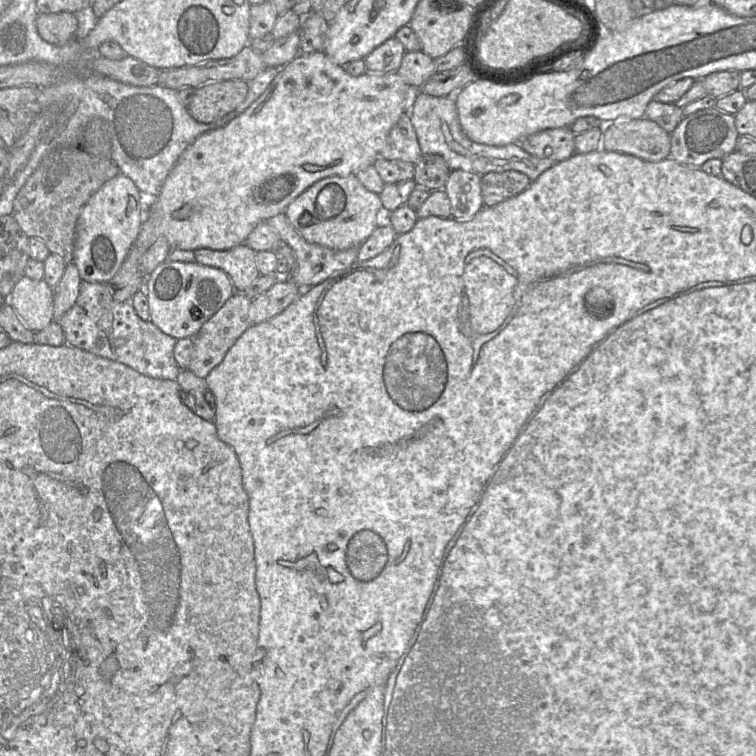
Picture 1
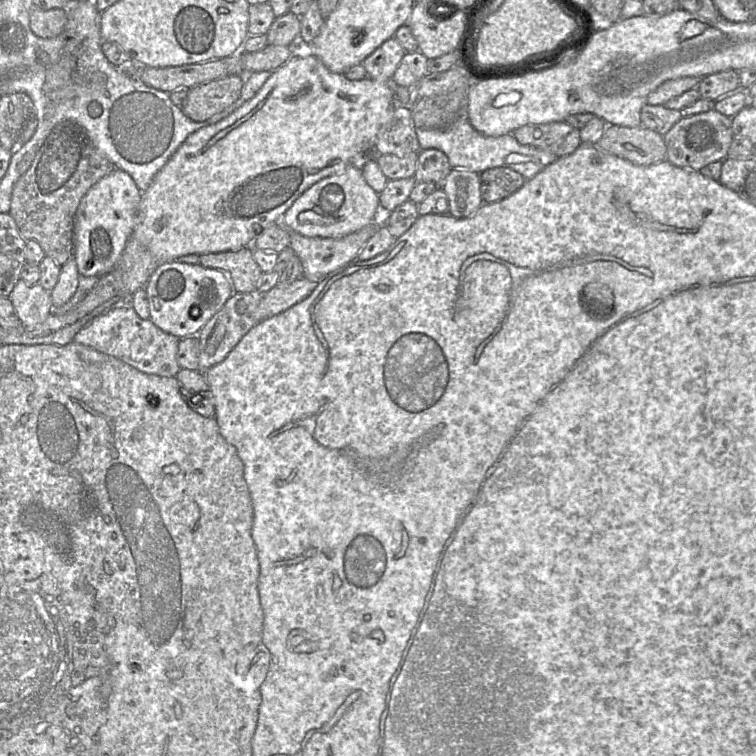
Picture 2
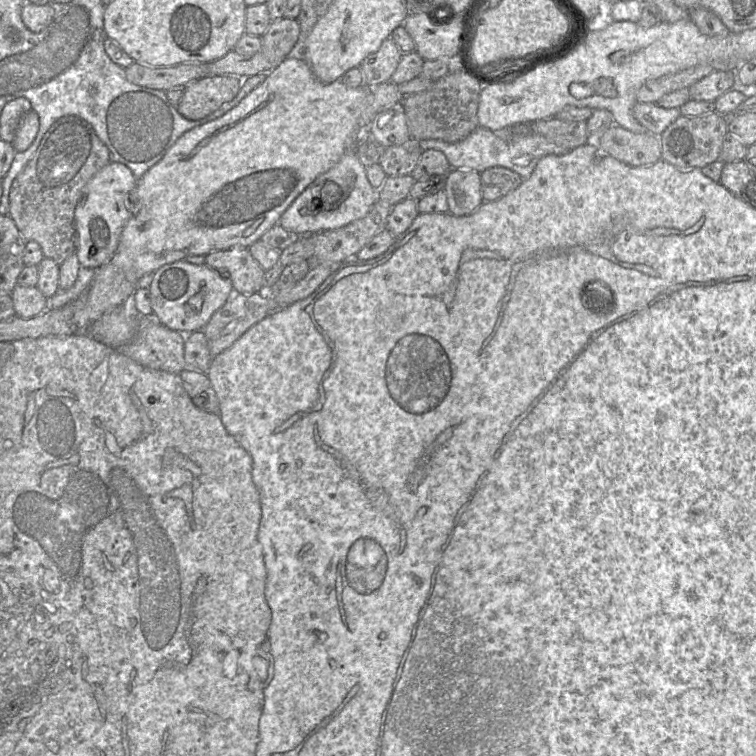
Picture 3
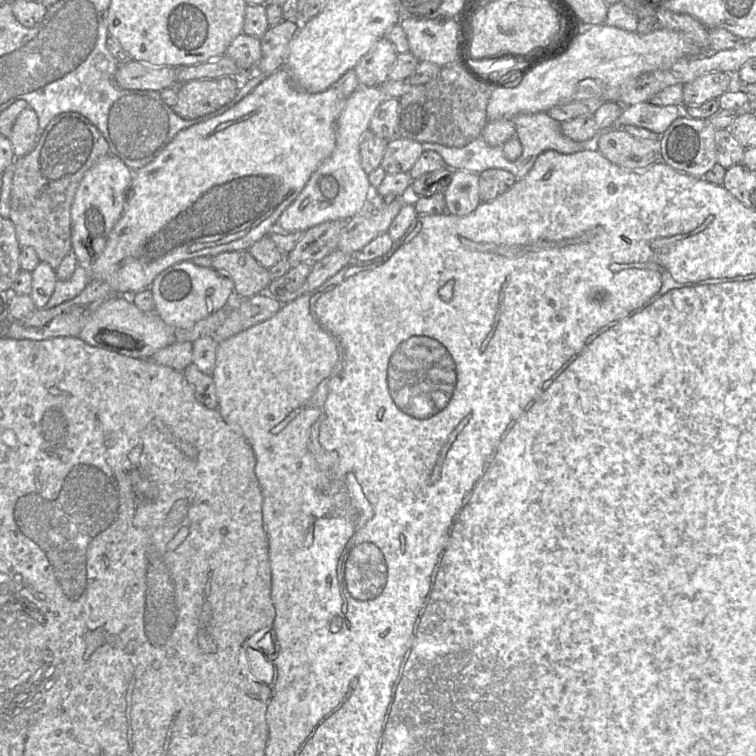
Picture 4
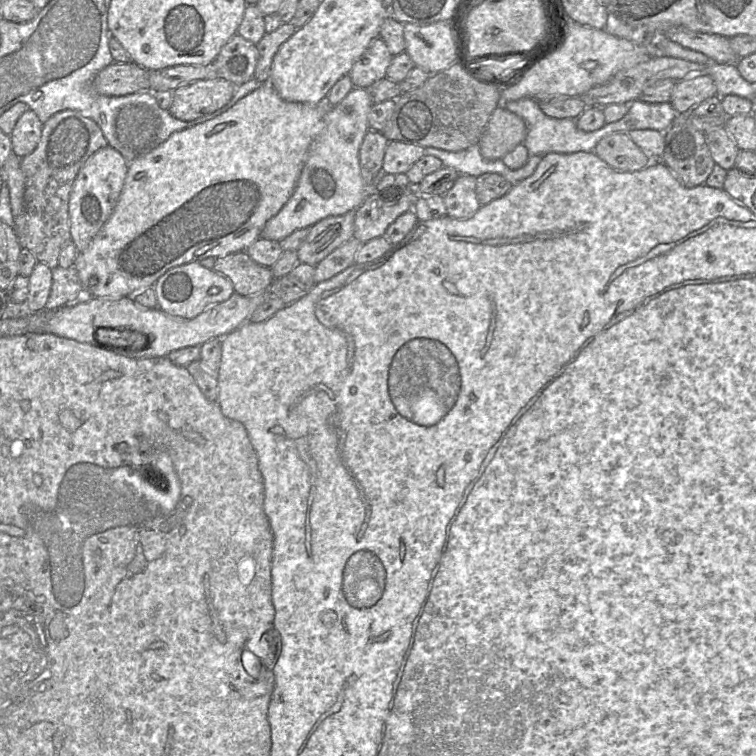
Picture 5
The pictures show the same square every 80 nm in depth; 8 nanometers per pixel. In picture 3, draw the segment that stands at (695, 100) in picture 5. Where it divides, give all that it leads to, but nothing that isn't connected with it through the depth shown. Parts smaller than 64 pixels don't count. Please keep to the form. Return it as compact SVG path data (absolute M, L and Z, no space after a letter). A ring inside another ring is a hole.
M713 71L691 85L690 100L714 101L725 92L731 90L735 84L735 71Z

